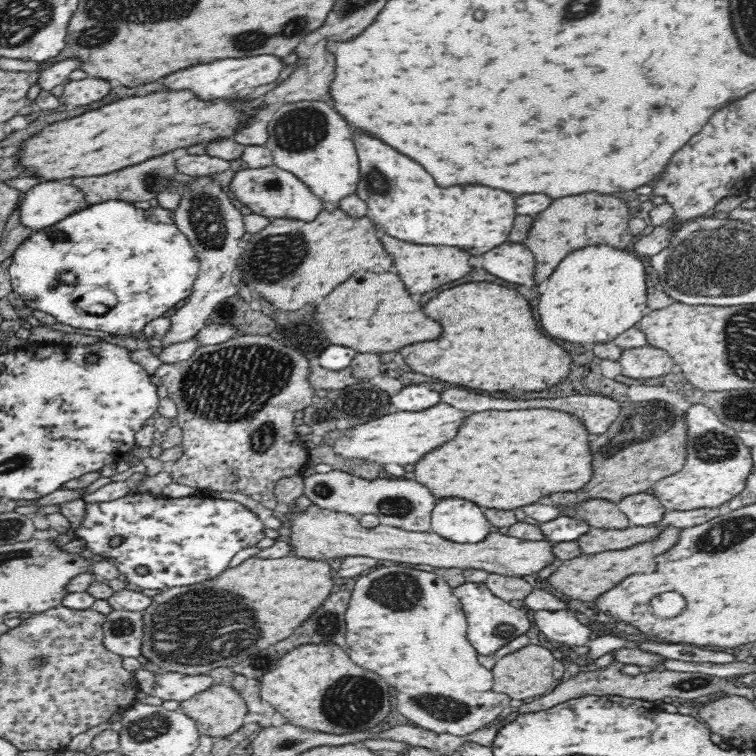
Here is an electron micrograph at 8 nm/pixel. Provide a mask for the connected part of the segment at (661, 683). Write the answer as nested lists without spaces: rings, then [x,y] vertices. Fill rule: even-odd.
[[[612,661],[605,670],[598,672],[583,672],[580,671],[576,676],[559,682],[554,690],[546,693],[542,696],[535,697],[532,700],[527,700],[518,709],[520,714],[524,712],[538,712],[541,710],[548,710],[549,708],[555,707],[557,704],[566,702],[576,697],[586,695],[616,695],[623,696],[624,698],[635,698],[647,701],[656,701],[670,696],[670,698],[677,698],[684,701],[686,704],[693,704],[698,700],[704,700],[704,694],[711,694],[712,697],[716,697],[716,690],[720,688],[722,690],[722,684],[726,684],[728,681],[737,684],[736,679],[730,680],[728,677],[718,677],[702,672],[679,672],[672,671],[669,669],[661,670],[643,670],[638,676],[630,677],[626,673],[621,674],[618,672],[620,664],[616,661]]]

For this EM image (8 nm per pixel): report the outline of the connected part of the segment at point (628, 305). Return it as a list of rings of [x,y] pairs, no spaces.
[[[608,245],[590,246],[590,248],[576,249],[566,256],[554,274],[548,280],[546,292],[540,296],[540,324],[544,330],[556,338],[576,344],[600,345],[608,344],[619,334],[632,328],[647,313],[646,268],[642,258],[636,254],[629,254],[624,249],[612,248]]]

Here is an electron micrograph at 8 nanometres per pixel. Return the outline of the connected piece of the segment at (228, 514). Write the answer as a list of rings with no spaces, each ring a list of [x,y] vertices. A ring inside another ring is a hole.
[[[131,492],[116,500],[87,503],[84,520],[72,534],[73,538],[84,540],[85,548],[93,556],[100,556],[102,561],[112,563],[118,569],[120,578],[127,583],[142,589],[165,591],[216,578],[231,567],[230,561],[240,550],[258,546],[259,541],[265,538],[265,528],[257,514],[235,500],[226,500],[219,495],[200,492],[192,496],[167,498]],[[116,536],[121,538],[121,542],[117,546],[110,545],[110,540]]]

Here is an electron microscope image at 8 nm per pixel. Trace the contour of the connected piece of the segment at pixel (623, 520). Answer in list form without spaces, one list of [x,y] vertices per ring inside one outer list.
[[[588,499],[575,506],[578,518],[599,529],[624,529],[630,526],[629,518],[613,501]]]

